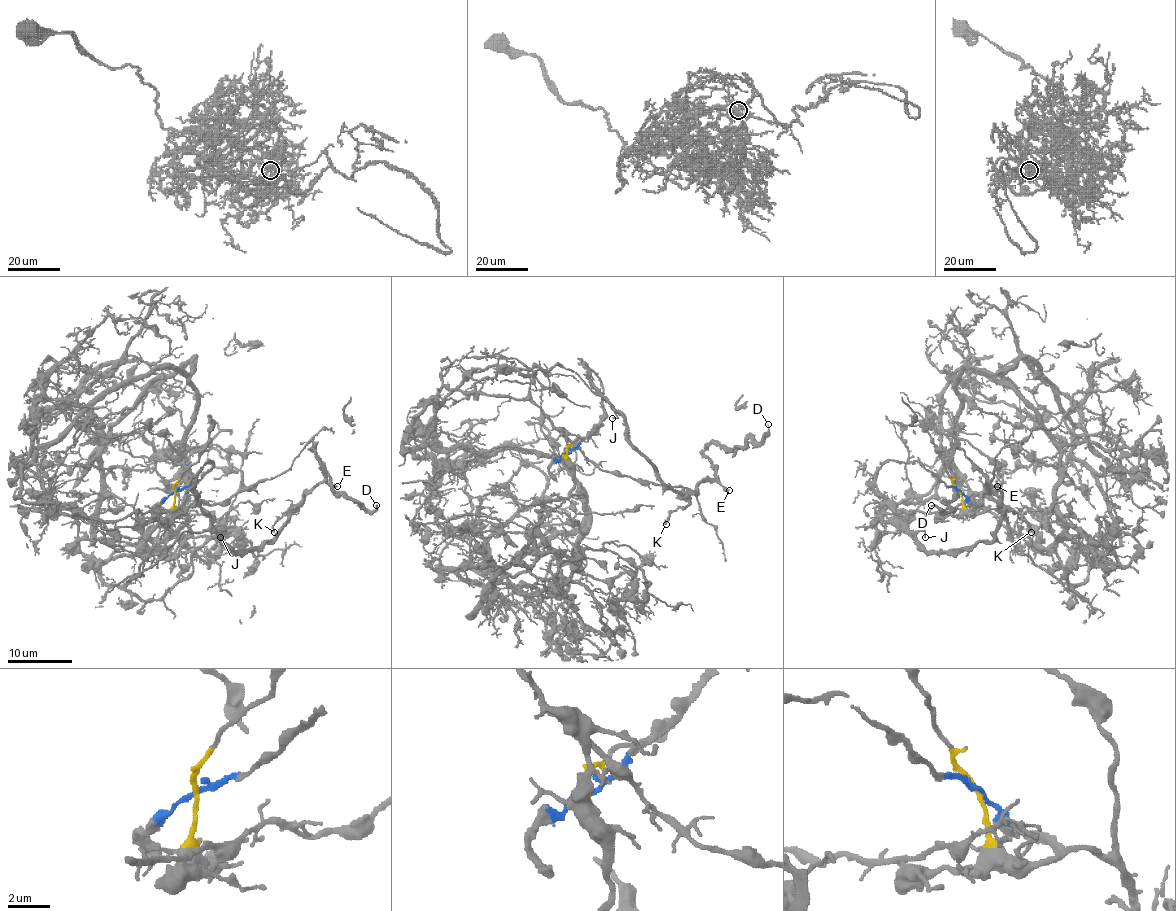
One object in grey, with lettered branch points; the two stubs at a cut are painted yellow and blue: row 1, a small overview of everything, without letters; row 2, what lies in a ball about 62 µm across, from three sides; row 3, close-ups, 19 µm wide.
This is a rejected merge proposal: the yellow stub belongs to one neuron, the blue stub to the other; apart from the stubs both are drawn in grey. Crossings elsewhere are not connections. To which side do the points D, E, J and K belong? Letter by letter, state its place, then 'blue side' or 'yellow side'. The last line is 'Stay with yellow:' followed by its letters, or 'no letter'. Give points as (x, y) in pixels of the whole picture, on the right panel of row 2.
D: at (931, 505); blue side
E: at (997, 486); blue side
J: at (925, 537); blue side
K: at (1031, 532); blue side
Stay with yellow: no letter

